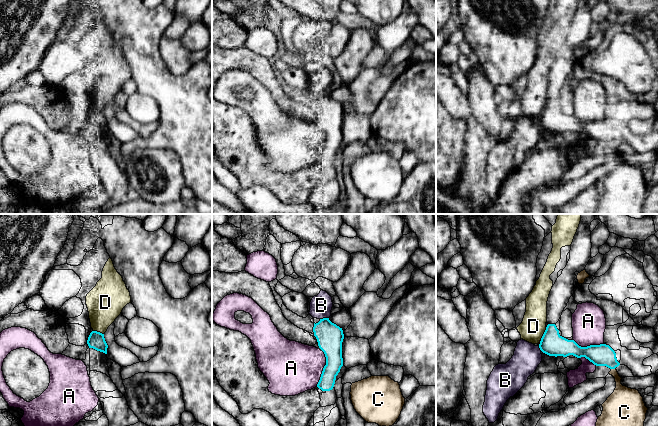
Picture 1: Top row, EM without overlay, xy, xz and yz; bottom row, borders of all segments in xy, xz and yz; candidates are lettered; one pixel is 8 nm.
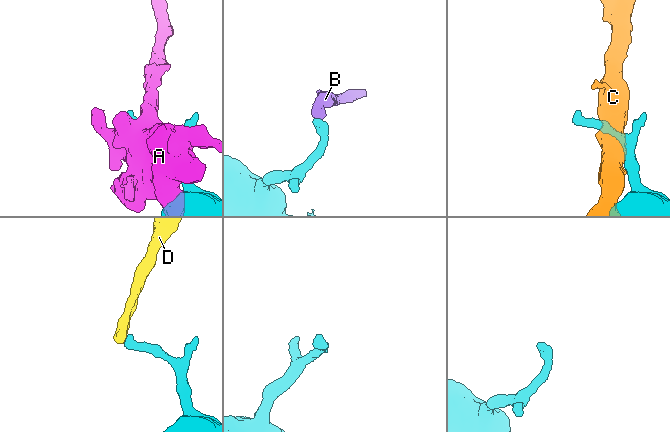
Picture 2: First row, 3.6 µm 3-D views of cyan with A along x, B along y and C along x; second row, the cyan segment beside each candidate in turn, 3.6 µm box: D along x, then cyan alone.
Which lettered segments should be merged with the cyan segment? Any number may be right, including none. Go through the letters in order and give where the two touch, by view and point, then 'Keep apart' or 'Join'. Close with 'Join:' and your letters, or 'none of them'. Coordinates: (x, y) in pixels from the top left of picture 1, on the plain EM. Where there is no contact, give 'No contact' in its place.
A: Touches cyan at xz (323, 144). Keep apart
B: Touches cyan at xz (324, 94). Keep apart
C: Touches cyan at yz (613, 144). Keep apart
D: Touches cyan at yz (544, 109). Keep apart
Join: none of them

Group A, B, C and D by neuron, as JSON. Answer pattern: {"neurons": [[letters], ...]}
{"neurons": [["A"], ["B", "D"], ["C"]]}

